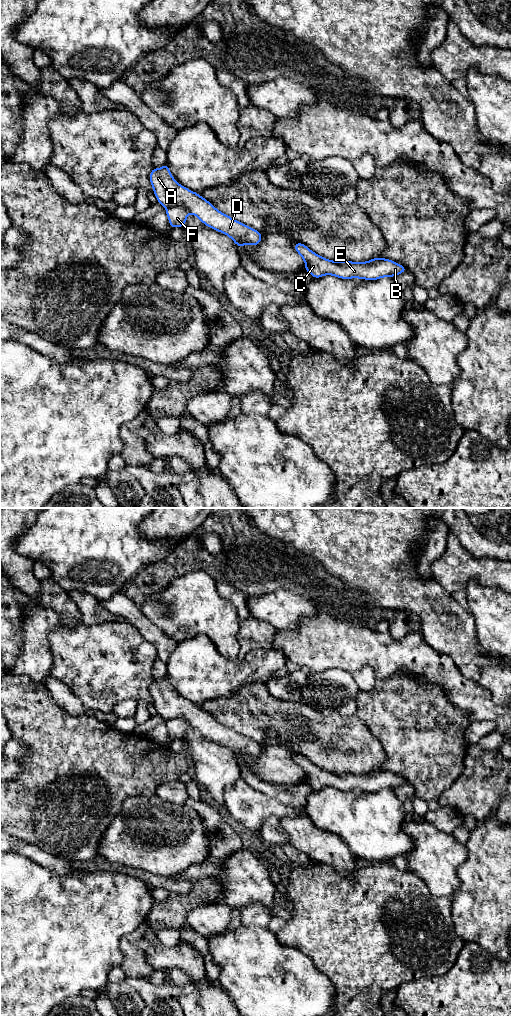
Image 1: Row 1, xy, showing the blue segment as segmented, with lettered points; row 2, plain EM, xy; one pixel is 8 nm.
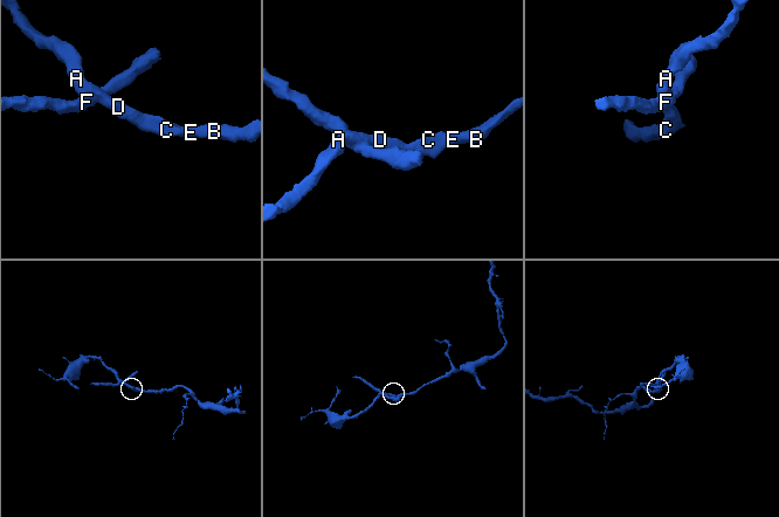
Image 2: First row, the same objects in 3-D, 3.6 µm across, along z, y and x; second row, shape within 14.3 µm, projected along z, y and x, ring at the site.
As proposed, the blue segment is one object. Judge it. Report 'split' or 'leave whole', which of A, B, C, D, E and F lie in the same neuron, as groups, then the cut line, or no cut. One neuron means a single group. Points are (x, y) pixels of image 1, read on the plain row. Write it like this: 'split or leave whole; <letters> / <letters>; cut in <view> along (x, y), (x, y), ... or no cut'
split; A B C D E / F; cut in xy along (166, 720), (184, 718), (189, 723)

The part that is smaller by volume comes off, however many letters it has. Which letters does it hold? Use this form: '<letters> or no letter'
F

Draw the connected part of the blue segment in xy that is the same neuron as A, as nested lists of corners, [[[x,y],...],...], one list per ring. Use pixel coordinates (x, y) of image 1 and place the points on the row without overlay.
[[[167,675],[159,681],[152,680],[150,695],[157,713],[166,721],[177,718],[187,720],[207,739],[230,749],[238,759],[245,756],[257,758],[262,753],[258,742],[225,727],[199,705],[180,697],[173,690]]]

